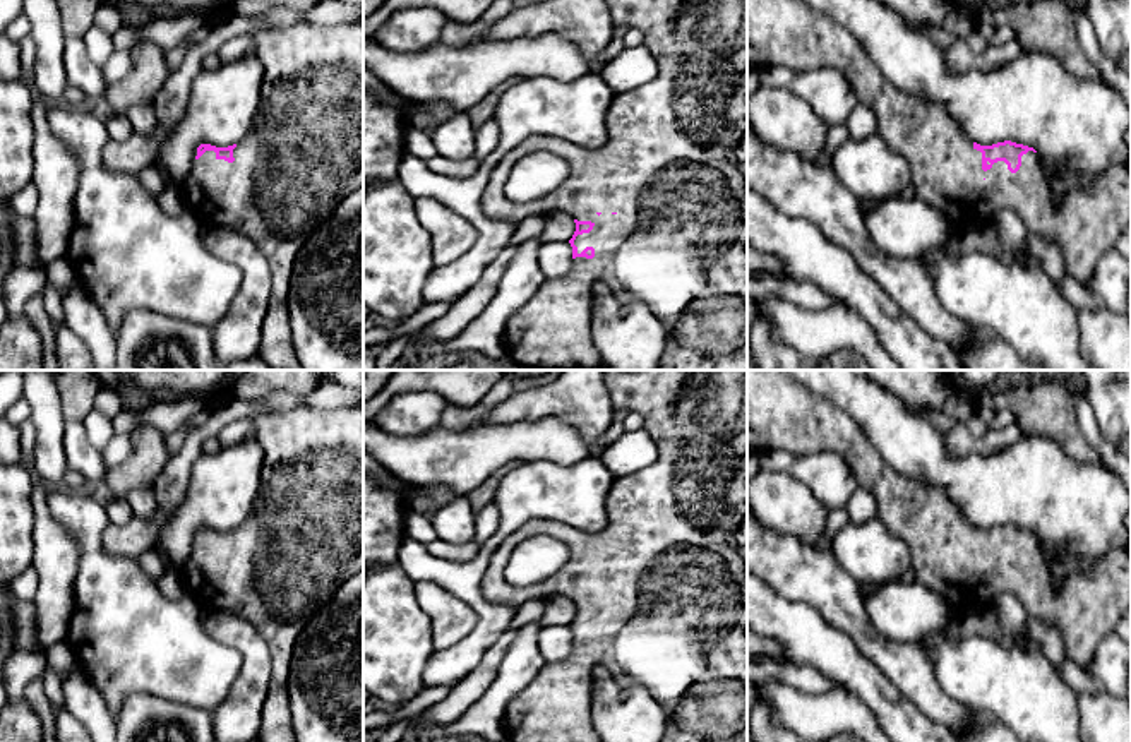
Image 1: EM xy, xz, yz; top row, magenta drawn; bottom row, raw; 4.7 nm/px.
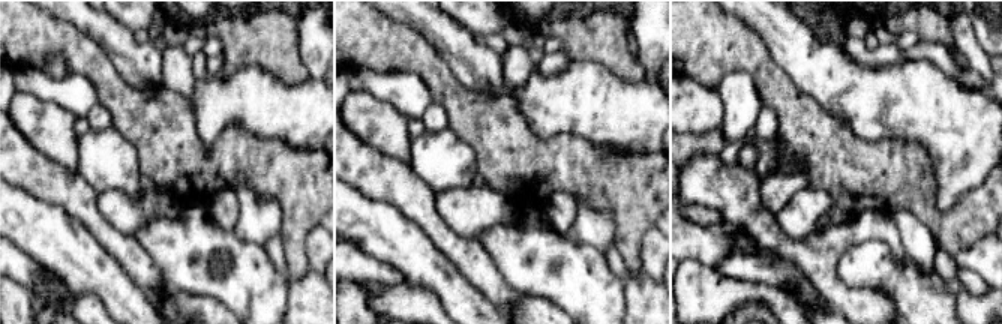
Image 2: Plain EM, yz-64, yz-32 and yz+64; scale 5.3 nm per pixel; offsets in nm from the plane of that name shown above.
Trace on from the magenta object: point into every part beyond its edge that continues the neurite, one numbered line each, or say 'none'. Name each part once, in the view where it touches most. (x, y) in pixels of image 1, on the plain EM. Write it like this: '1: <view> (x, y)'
1: yz (946, 556)

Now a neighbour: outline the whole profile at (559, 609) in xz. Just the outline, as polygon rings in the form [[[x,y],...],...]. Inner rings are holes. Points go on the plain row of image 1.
[[[550,596],[545,601],[543,615],[540,619],[542,625],[559,625],[571,624],[576,615],[574,603],[566,596]]]

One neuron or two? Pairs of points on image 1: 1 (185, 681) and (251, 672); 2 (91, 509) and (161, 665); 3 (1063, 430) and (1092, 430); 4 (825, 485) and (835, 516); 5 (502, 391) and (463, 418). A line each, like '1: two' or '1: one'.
1: two
2: one
3: two
4: two
5: one

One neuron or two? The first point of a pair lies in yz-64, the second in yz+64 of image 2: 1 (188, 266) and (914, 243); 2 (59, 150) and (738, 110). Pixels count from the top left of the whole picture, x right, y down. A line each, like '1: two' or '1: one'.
1: two
2: two

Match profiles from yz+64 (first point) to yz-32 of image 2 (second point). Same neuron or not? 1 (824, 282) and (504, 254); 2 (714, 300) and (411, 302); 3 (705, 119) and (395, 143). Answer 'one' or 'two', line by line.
1: two
2: one
3: one

